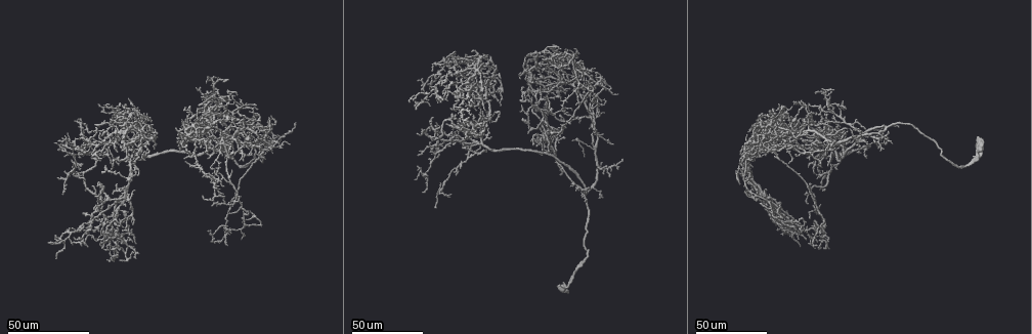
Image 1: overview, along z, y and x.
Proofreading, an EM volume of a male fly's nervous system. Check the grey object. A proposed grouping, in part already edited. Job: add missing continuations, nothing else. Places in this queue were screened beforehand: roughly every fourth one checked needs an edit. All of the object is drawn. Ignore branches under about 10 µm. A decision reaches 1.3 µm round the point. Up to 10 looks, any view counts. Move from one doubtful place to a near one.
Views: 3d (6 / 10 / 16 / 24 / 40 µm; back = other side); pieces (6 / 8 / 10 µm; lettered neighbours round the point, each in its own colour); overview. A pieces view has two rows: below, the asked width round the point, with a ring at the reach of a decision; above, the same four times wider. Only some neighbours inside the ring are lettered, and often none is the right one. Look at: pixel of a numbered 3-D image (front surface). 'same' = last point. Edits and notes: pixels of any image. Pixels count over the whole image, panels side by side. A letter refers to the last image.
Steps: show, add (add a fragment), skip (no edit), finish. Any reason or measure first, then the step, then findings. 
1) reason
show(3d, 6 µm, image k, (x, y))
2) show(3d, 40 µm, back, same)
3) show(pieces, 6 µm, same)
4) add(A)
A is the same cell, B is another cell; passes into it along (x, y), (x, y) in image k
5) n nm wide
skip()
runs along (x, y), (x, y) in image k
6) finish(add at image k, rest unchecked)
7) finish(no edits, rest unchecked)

branch stops here
show(3d, 24 µm, image 1, (117, 203))

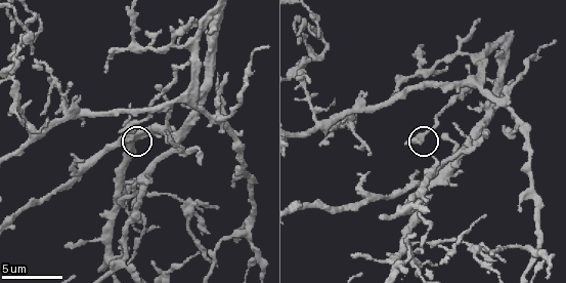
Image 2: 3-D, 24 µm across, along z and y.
show(pieces, 10 µm, image 2, (408, 141))

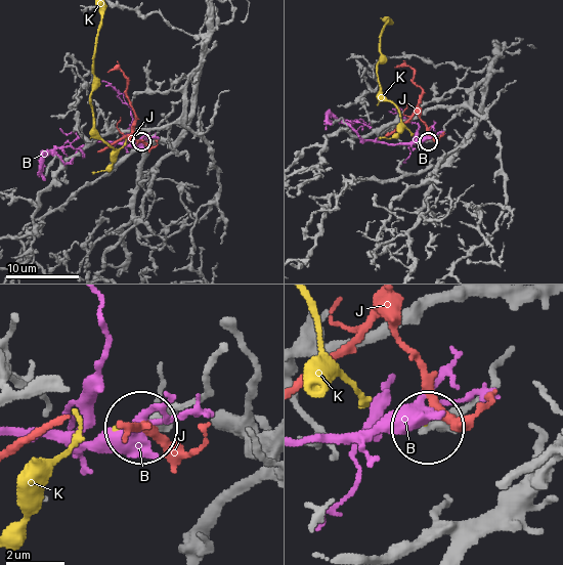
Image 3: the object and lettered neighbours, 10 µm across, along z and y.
260 nm wide
skip()
B, J and K are other cells; no lettered fragment goes on from it

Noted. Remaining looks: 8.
branch stops here
show(3d, 24 µm, image 1, (102, 141))

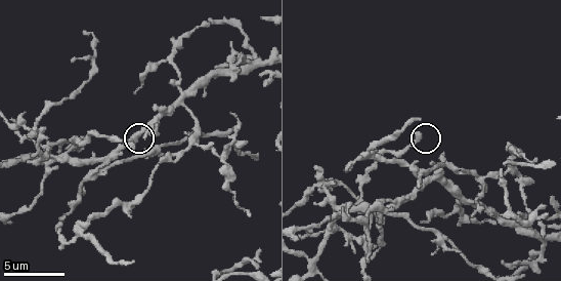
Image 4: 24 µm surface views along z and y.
show(pieces, 10 µm, image 4, (132, 144))

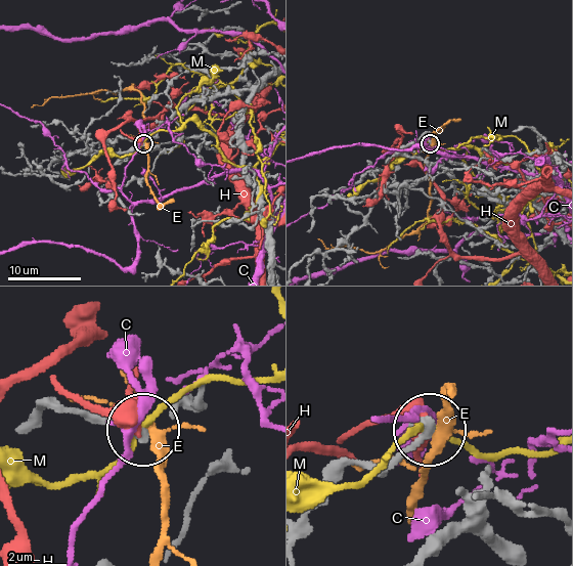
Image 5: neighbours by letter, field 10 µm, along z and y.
skip()
C, E, H and M are other cells; none of them fits

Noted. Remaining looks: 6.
an open end
show(3d, 24 µm, image 1, (812, 182))

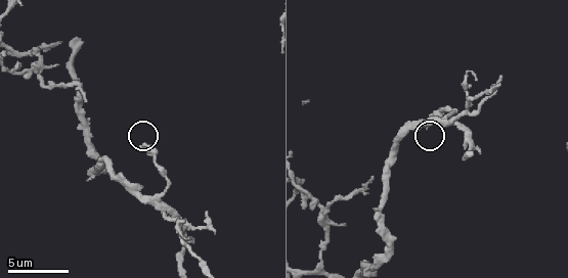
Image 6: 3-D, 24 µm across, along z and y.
show(pieces, 8 µm, image 6, (429, 127))

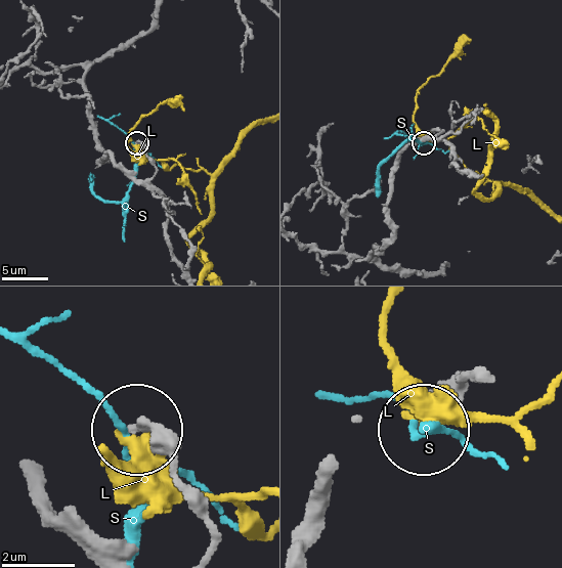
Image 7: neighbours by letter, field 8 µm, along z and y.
skip()
L and S are other cells; no lettered fragment goes on from it

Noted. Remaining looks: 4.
end of a long branch
show(3d, 24 µm, image 1, (562, 173))

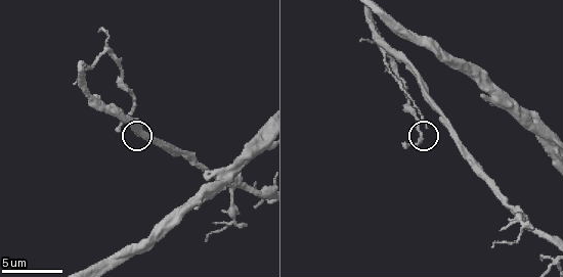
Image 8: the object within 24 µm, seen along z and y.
what lies round it
show(pieces, 8 µm, image 8, (404, 145))

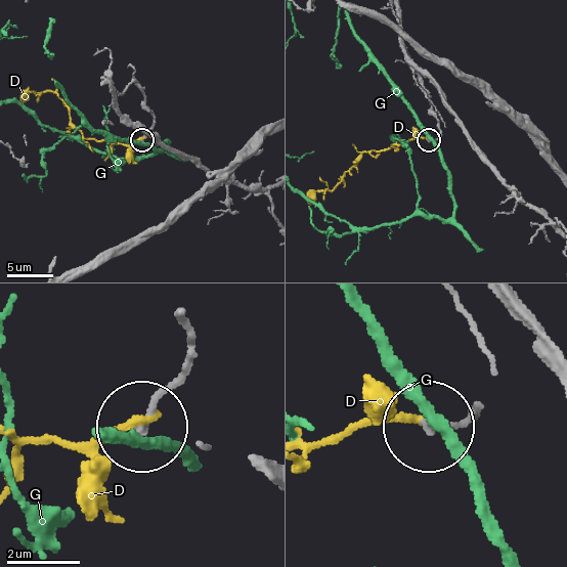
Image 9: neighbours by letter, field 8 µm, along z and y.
skip()
D and G are other cells; runs along (181, 312), (190, 348), (144, 428) in image 9; none of them fits

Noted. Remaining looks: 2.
an open end
show(3d, 24 µm, image 1, (491, 122))

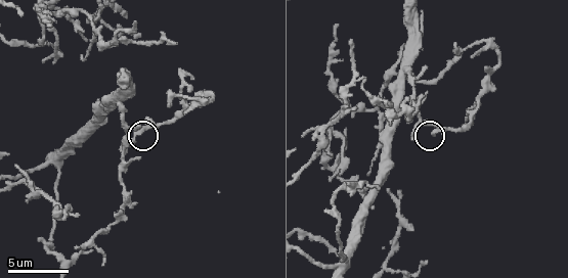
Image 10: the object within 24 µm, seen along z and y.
see the neighbours
show(pieces, 8 µm, image 10, (411, 135))

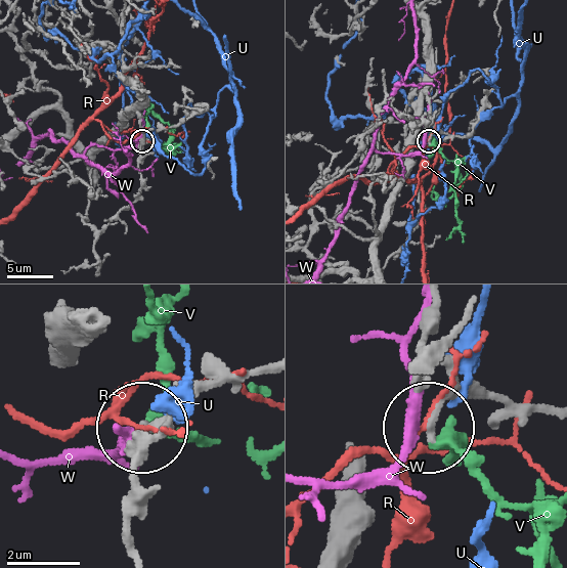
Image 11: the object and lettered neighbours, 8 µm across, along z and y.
190 nm wide
add(V)
V is the same cell, R, U and W are other cells; passes into it along (422, 342), (446, 376), (431, 437), (534, 513), (540, 550) in image 11; the neuron continues

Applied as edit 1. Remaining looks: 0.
finish(add at image 11, rest unchecked)

